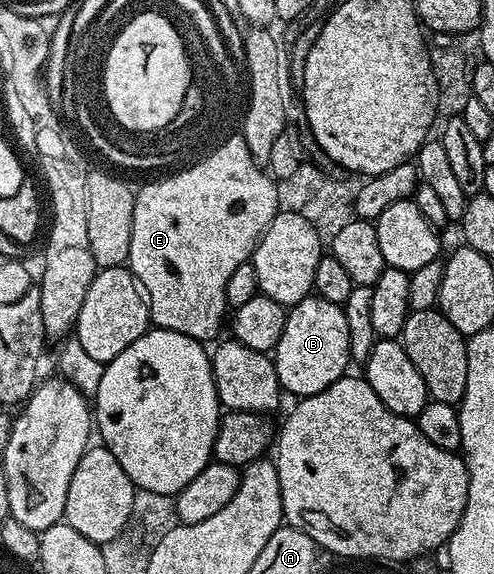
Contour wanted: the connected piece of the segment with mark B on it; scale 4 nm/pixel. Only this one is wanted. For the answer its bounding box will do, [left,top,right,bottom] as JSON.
[271,296,350,398]

